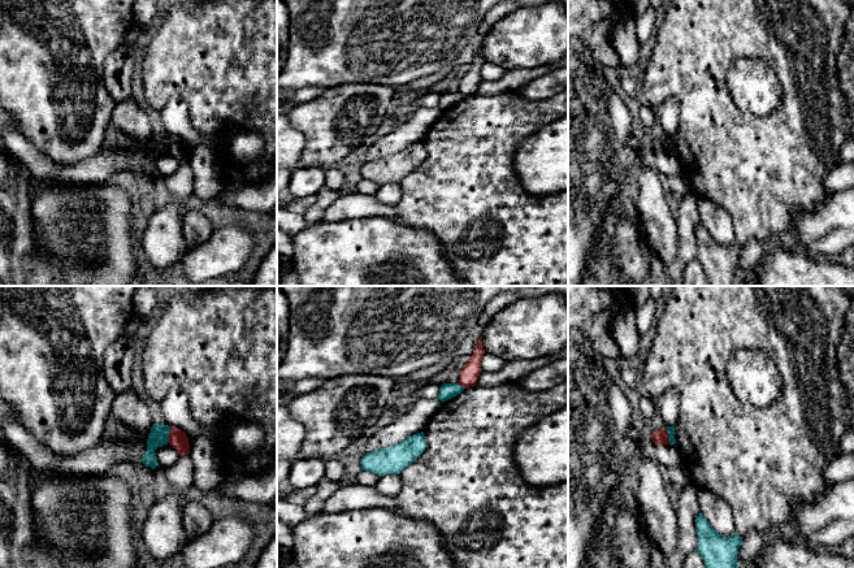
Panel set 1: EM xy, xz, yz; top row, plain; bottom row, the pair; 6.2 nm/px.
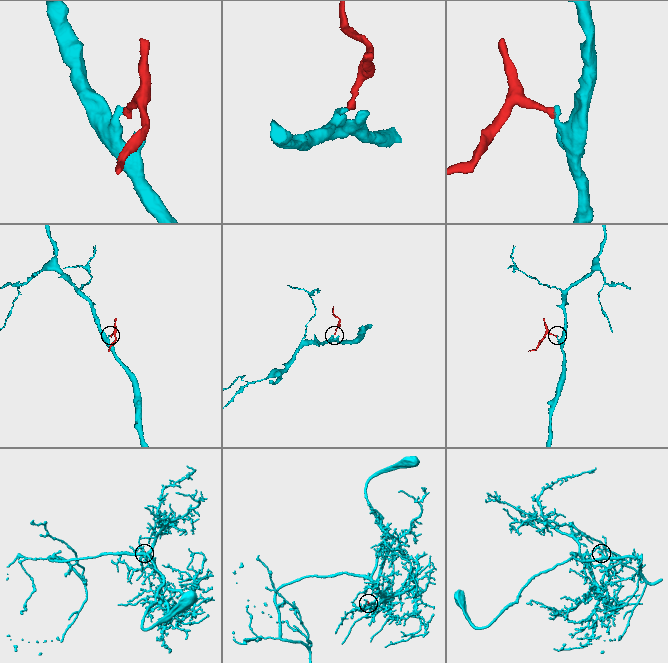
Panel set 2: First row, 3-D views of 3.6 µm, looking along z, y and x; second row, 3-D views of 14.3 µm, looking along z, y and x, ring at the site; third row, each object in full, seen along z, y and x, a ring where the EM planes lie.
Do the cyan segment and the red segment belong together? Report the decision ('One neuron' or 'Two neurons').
Two neurons

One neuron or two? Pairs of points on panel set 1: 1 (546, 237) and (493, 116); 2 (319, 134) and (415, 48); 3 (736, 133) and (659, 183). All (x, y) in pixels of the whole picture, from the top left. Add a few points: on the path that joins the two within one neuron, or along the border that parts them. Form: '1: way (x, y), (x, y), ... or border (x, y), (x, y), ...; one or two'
1: way (516, 207), (493, 183), (493, 146); one
2: border (345, 83), (380, 82), (395, 87); two
3: border (683, 176), (689, 189); two

